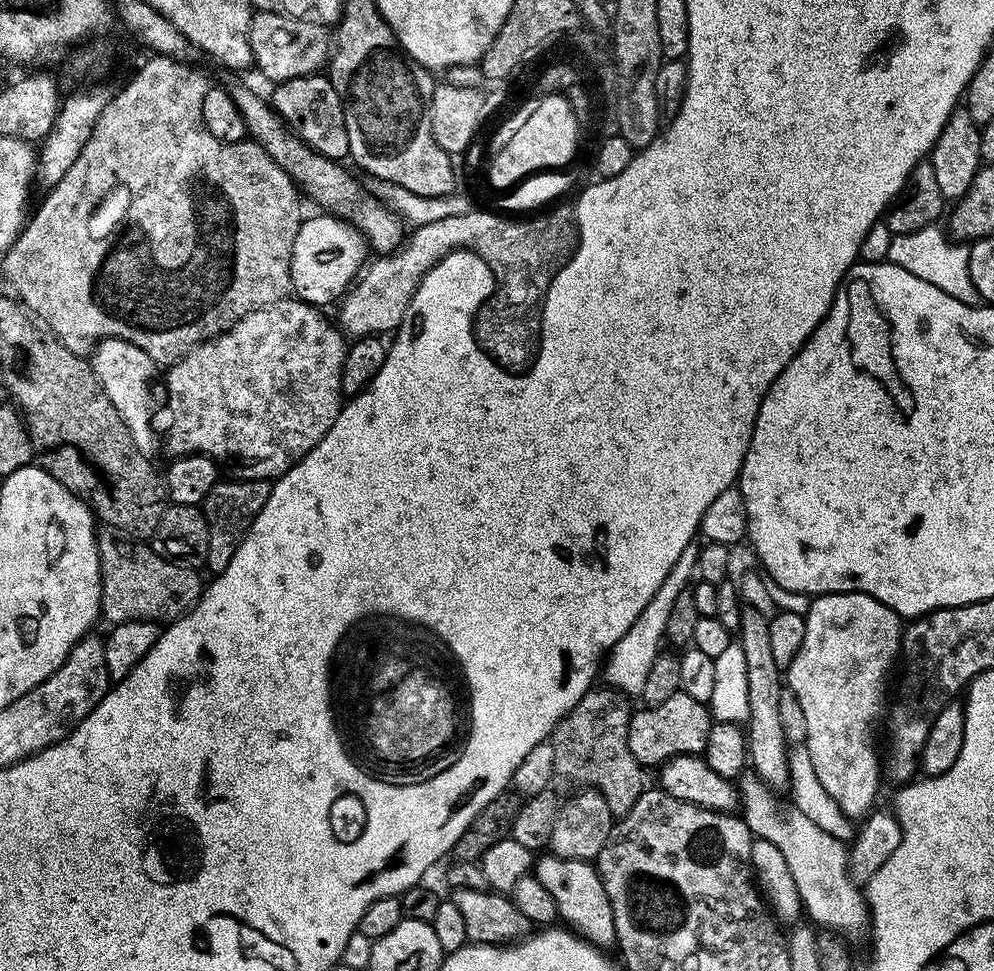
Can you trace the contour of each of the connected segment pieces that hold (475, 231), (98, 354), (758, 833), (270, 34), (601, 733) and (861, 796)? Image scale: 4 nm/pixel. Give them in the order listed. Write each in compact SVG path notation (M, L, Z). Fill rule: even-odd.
M571 207L556 208L553 212L546 213L544 220L538 216L540 214L529 215L527 217L529 220L507 220L507 215L501 215L499 216L496 212L471 210L464 214L439 219L438 222L430 222L428 225L417 227L413 231L413 236L411 233L411 236L405 239L395 252L377 255L376 261L373 259L363 269L362 275L339 301L340 320L338 319L338 327L340 331L348 338L374 336L385 334L384 332L395 333L404 321L410 300L414 298L422 278L439 260L446 258L452 252L461 250L478 254L478 258L482 258L482 262L486 262L486 266L490 266L492 275L496 277L497 285L505 293L511 294L513 297L516 295L516 298L525 304L536 304L548 291L552 280L572 258L572 253L578 243L575 211Z
M102 340L91 353L90 363L102 390L106 390L106 398L110 398L110 402L114 402L114 410L122 414L122 422L126 422L130 438L134 438L134 446L138 446L144 456L155 457L156 432L152 429L151 392L154 365L150 354L125 340Z
M743 771L736 786L747 828L755 839L769 841L781 851L798 887L801 907L805 915L811 918L809 921L820 925L817 927L848 936L863 927L865 929L870 922L870 913L863 891L848 874L848 848L845 841L843 844L838 837L798 808L790 809L785 815L778 806L777 795L754 771Z
M257 11L250 22L248 37L250 38L250 50L252 51L255 71L260 71L266 79L272 80L271 82L319 73L327 65L334 47L333 41L330 39L329 29L325 25L299 16L285 16L283 12Z
M593 686L577 704L572 707L560 719L560 723L553 730L550 743L554 750L554 773L564 780L573 780L574 783L580 784L585 789L600 792L602 798L606 798L606 806L610 806L613 817L619 818L626 815L634 806L634 802L638 802L640 795L646 791L644 784L645 765L638 762L638 758L634 758L634 754L630 754L630 746L628 745L628 727L630 726L630 718L633 709L628 708L630 704L629 697L623 692L611 686Z
M831 592L813 599L807 615L804 616L804 621L806 622L806 638L802 638L802 646L798 650L794 662L790 662L790 666L786 670L786 684L798 698L798 703L802 706L806 718L806 751L814 766L814 780L815 783L820 783L821 790L846 815L863 818L873 811L875 804L872 803L876 800L876 791L880 788L880 780L882 781L882 760L878 752L876 756L876 748L872 745L872 723L875 722L876 715L880 712L880 703L884 700L884 683L888 680L888 671L891 670L896 655L899 657L902 652L902 620L894 610L890 610L890 606L878 602L865 592Z

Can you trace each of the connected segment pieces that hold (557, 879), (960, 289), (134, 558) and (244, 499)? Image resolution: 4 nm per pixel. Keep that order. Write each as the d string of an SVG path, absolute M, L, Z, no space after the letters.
M551 854L544 855L535 861L534 875L556 902L559 919L569 920L564 922L571 925L589 944L595 944L601 950L608 950L608 947L611 949L616 942L614 914L610 906L610 898L606 898L604 883L596 870L595 863Z
M931 224L910 234L892 236L890 242L887 259L891 263L902 266L902 270L910 270L910 274L922 278L922 282L938 286L938 290L950 294L950 298L958 298L967 304L977 303L976 287L970 282L968 248L953 239L943 227Z
M120 534L101 535L100 606L109 625L131 620L171 622L191 612L202 595L200 572L159 556L147 543Z
M224 478L214 486L214 490L210 490L210 494L206 494L202 505L210 534L206 568L209 568L212 574L222 573L226 570L226 566L230 566L230 558L234 558L238 546L246 538L262 506L266 506L266 498L270 498L271 493L272 484L266 480Z

